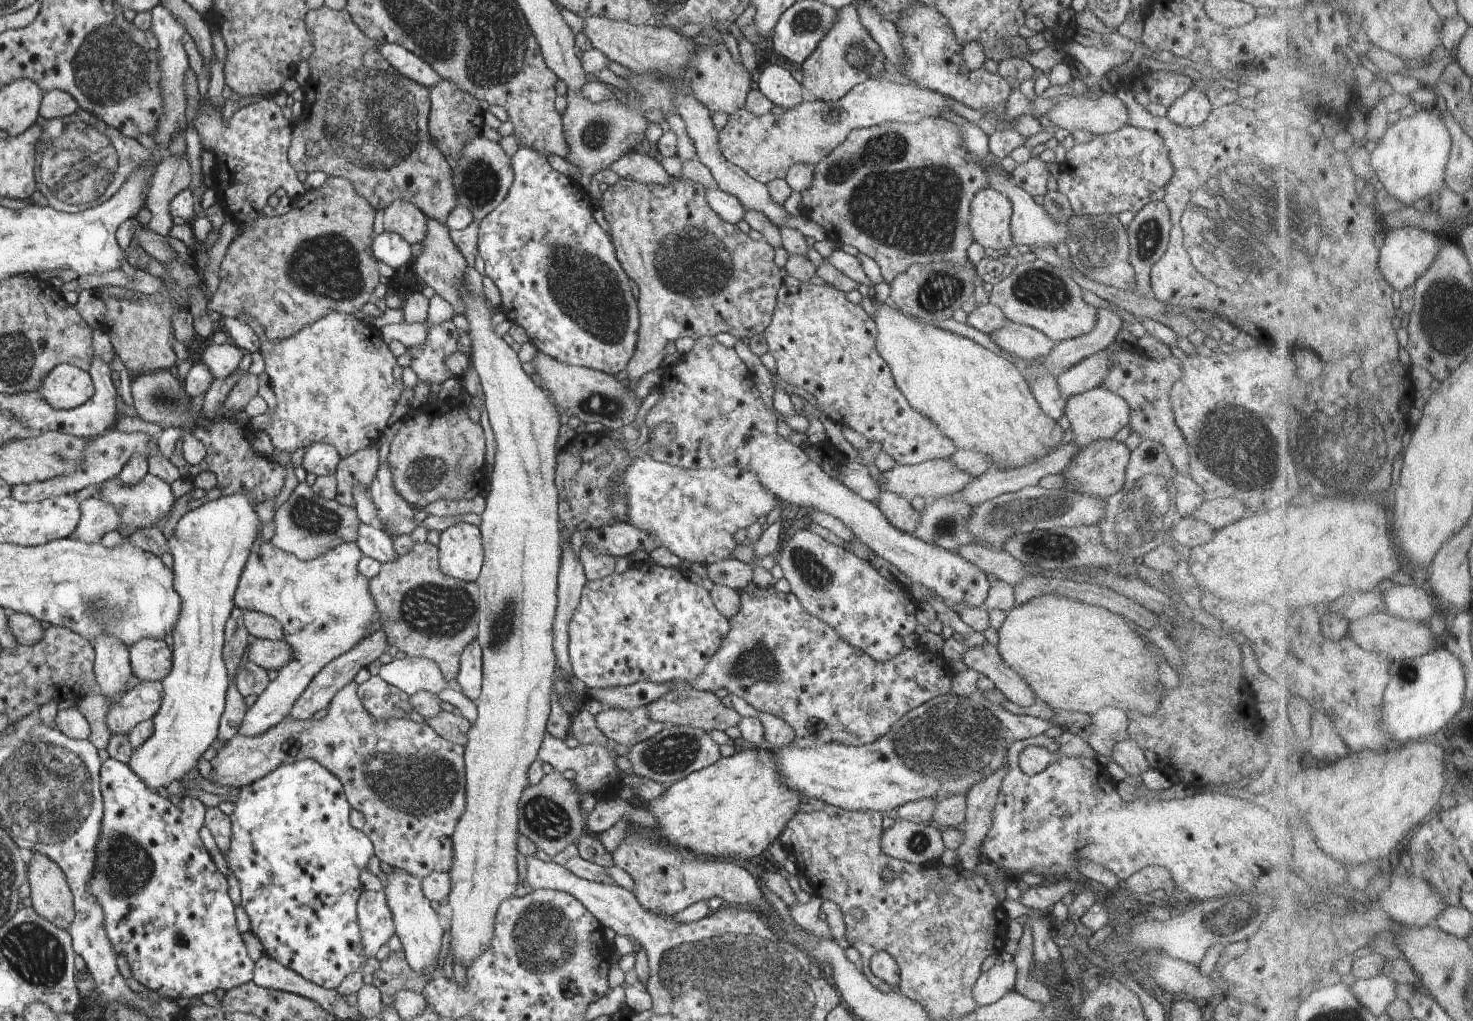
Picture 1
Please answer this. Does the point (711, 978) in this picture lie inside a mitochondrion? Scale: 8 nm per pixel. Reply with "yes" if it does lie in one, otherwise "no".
yes

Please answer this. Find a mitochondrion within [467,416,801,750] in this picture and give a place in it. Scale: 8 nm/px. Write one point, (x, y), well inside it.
(752, 663)

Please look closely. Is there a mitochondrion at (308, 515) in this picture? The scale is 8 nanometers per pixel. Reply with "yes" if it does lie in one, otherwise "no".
yes

